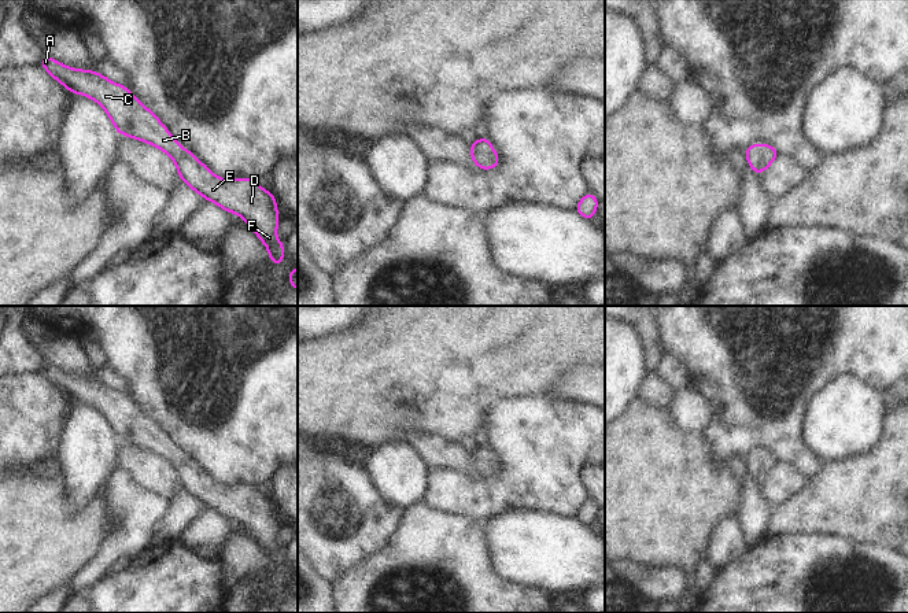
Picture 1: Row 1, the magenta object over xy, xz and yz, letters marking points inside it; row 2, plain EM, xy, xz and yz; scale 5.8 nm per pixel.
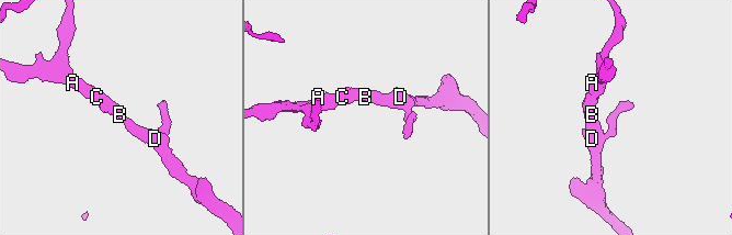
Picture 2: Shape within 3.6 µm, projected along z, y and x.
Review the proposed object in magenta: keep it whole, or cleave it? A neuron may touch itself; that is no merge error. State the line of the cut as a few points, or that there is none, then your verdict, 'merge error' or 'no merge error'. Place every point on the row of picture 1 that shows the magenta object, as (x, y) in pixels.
cut none; no merge error

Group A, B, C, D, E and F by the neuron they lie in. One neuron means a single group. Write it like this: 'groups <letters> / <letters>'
groups A B C D E F

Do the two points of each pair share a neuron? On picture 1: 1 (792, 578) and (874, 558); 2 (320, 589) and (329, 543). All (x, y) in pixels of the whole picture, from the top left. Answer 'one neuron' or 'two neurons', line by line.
1: one neuron
2: two neurons

